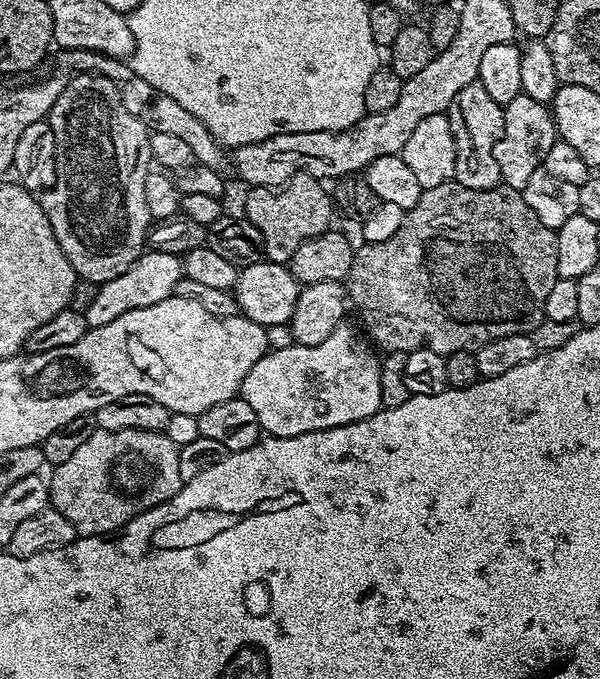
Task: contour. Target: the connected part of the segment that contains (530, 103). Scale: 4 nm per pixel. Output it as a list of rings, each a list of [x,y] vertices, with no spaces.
[[[523,94],[514,97],[504,105],[502,138],[498,138],[494,146],[494,159],[498,162],[501,181],[509,188],[524,189],[534,170],[544,167],[544,159],[557,139],[556,123],[552,121],[549,105],[534,102],[534,98]]]

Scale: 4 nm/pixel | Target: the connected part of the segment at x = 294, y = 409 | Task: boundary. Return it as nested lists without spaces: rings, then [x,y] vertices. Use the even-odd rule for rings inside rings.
[[[341,326],[334,330],[334,334],[330,334],[330,338],[326,338],[326,342],[318,342],[318,346],[274,348],[265,352],[261,360],[254,362],[250,374],[246,374],[242,382],[239,395],[250,406],[250,410],[254,410],[261,429],[268,436],[297,436],[307,432],[321,432],[327,428],[337,428],[365,420],[380,411],[381,357],[374,351],[373,345],[362,338],[359,331],[357,332],[347,326]]]

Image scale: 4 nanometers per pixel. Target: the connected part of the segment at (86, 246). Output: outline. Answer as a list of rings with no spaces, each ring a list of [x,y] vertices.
[[[76,74],[65,83],[62,94],[58,94],[58,102],[54,102],[54,106],[49,110],[46,117],[49,126],[54,130],[54,146],[56,147],[56,177],[49,188],[45,188],[42,193],[42,203],[44,213],[50,222],[50,226],[54,230],[54,238],[58,238],[58,246],[62,246],[62,254],[66,254],[66,258],[70,262],[70,266],[76,271],[77,277],[81,280],[89,280],[98,285],[110,282],[110,278],[118,278],[118,274],[126,274],[126,270],[130,270],[130,266],[145,251],[144,239],[148,236],[148,224],[153,223],[150,210],[146,210],[146,174],[150,170],[150,161],[152,160],[152,151],[148,145],[148,137],[150,129],[138,122],[138,118],[134,118],[134,114],[130,114],[130,110],[126,110],[126,106],[120,97],[120,89],[116,87],[116,83],[105,76],[97,76],[95,74]]]

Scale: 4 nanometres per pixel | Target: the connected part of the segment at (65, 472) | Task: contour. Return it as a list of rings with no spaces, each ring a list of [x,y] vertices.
[[[94,430],[78,450],[74,450],[66,462],[51,469],[48,480],[48,495],[51,507],[56,508],[70,520],[80,536],[106,536],[120,531],[126,522],[138,514],[174,498],[185,480],[178,470],[180,450],[177,444],[170,442],[164,432],[150,430],[114,430],[101,432]]]

